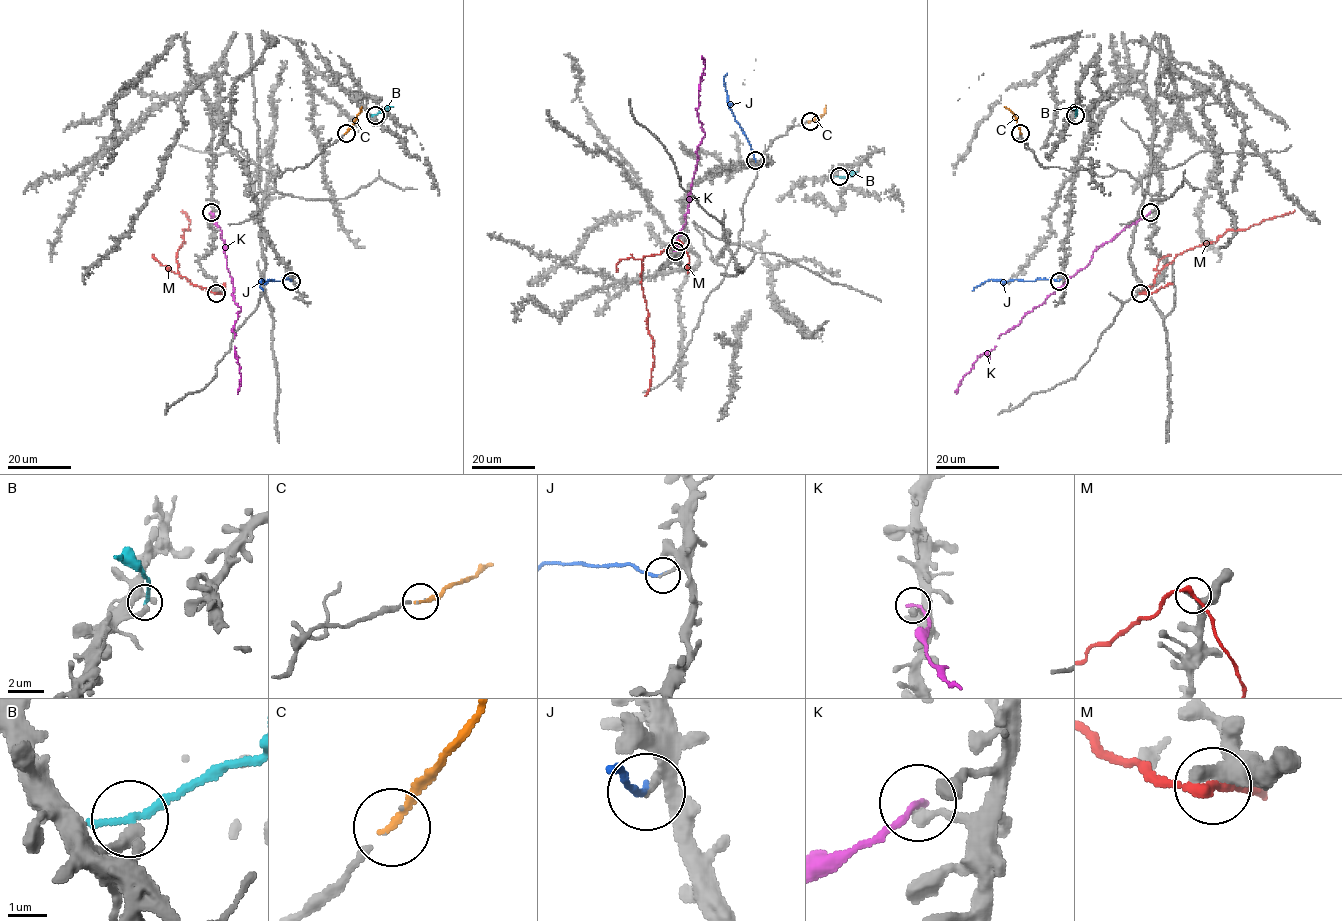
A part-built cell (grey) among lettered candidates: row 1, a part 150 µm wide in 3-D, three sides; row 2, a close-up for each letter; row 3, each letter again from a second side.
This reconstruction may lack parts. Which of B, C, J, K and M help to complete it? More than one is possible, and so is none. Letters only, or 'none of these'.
C

